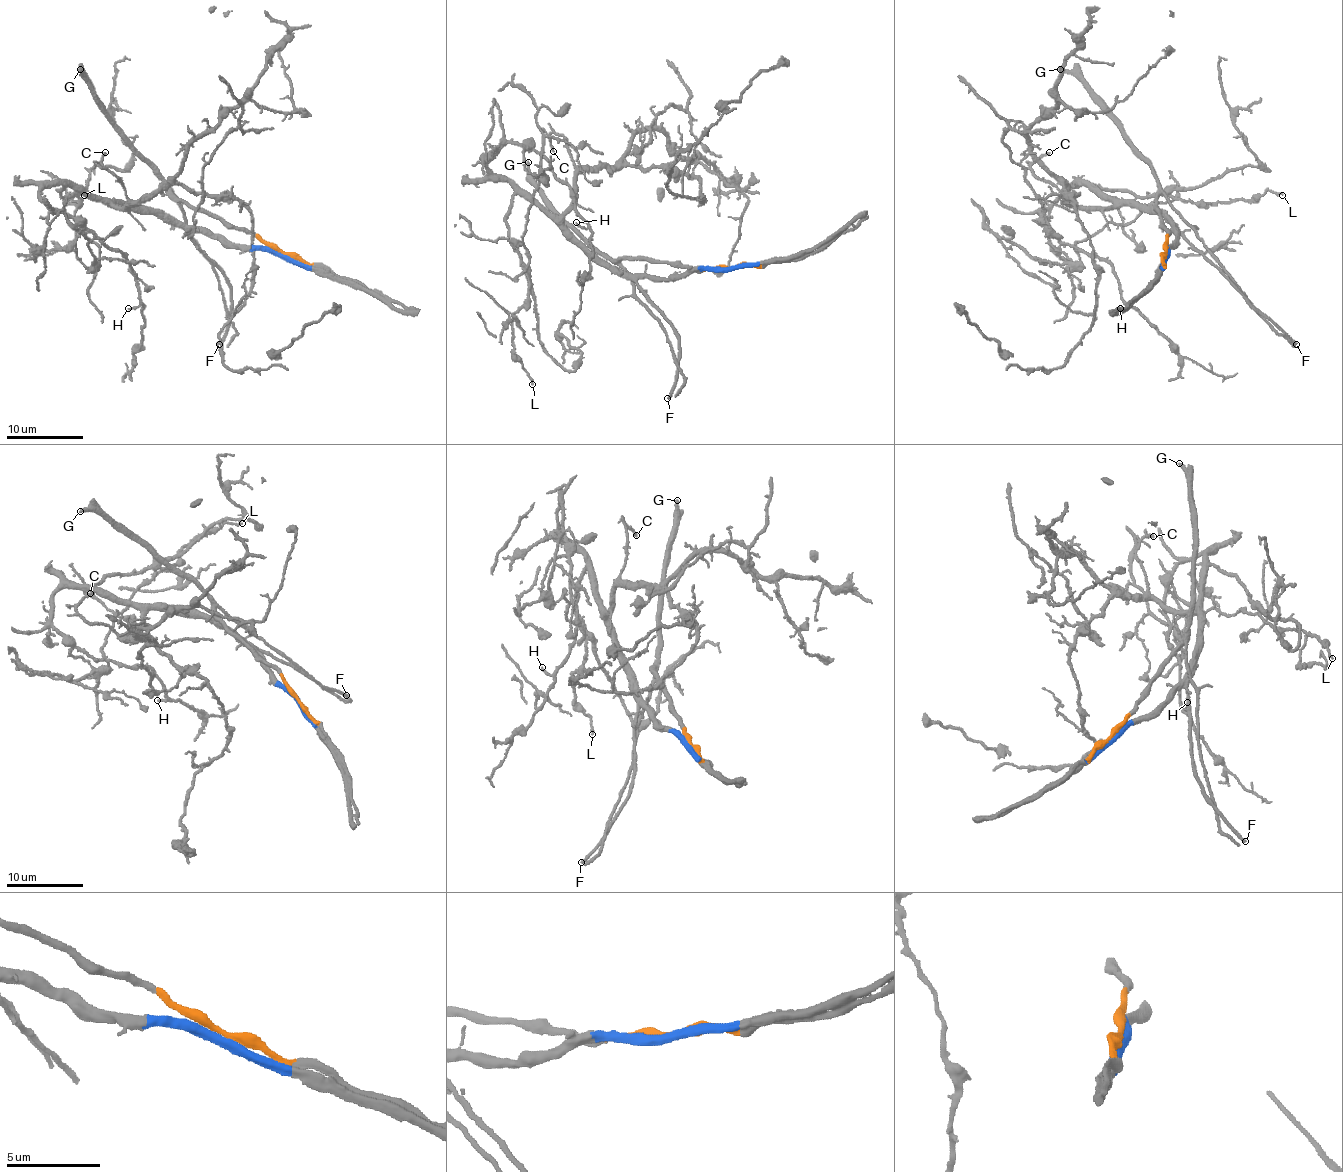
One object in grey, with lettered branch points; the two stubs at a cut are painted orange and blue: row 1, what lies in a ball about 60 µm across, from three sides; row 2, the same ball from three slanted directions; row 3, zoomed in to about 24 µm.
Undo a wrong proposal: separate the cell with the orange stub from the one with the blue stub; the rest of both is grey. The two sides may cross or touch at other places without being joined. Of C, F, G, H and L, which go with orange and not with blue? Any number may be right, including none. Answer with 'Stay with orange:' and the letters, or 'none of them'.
Stay with orange: G

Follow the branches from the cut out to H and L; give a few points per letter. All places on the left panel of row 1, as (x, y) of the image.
H: (283, 254), (241, 250), (50, 184), (39, 194), (131, 265), (139, 304), (127, 308)
L: (283, 254), (241, 250), (68, 186), (58, 190), (81, 200), (64, 202), (77, 190), (85, 194)

